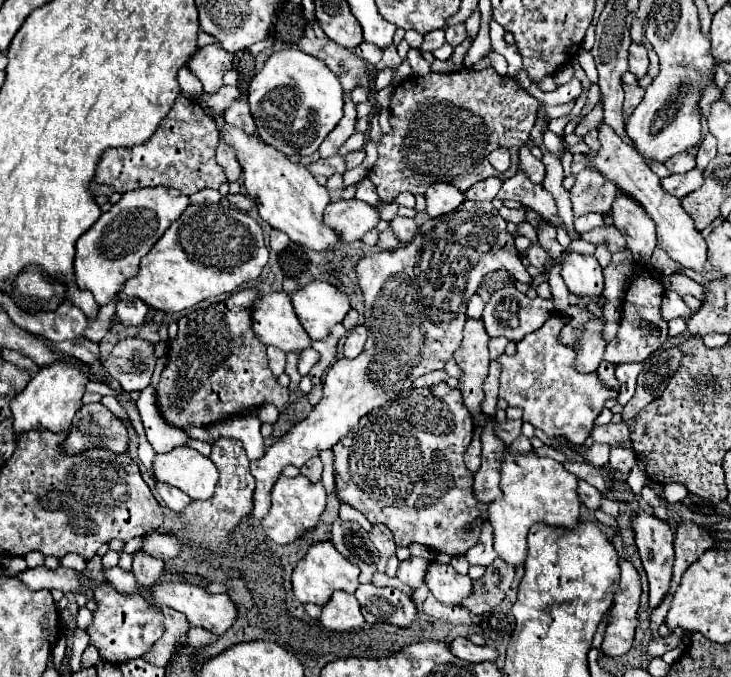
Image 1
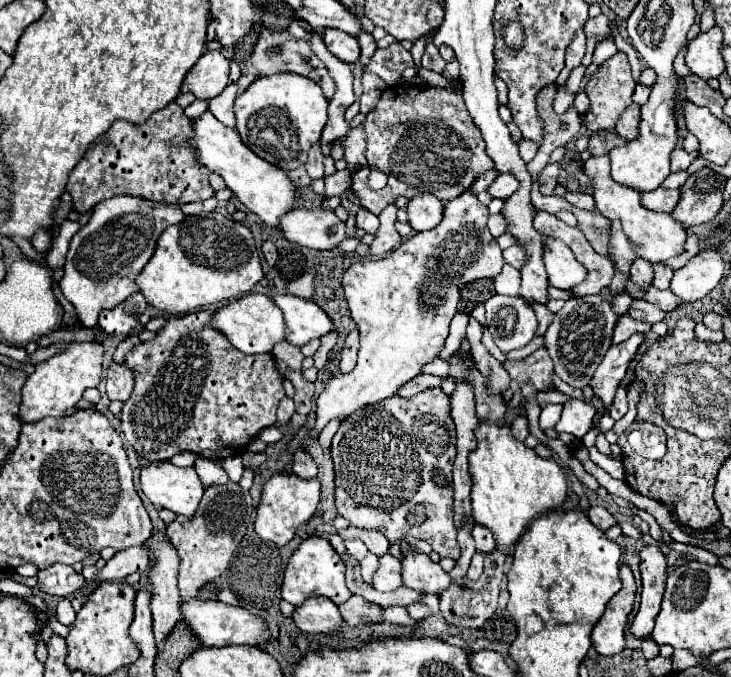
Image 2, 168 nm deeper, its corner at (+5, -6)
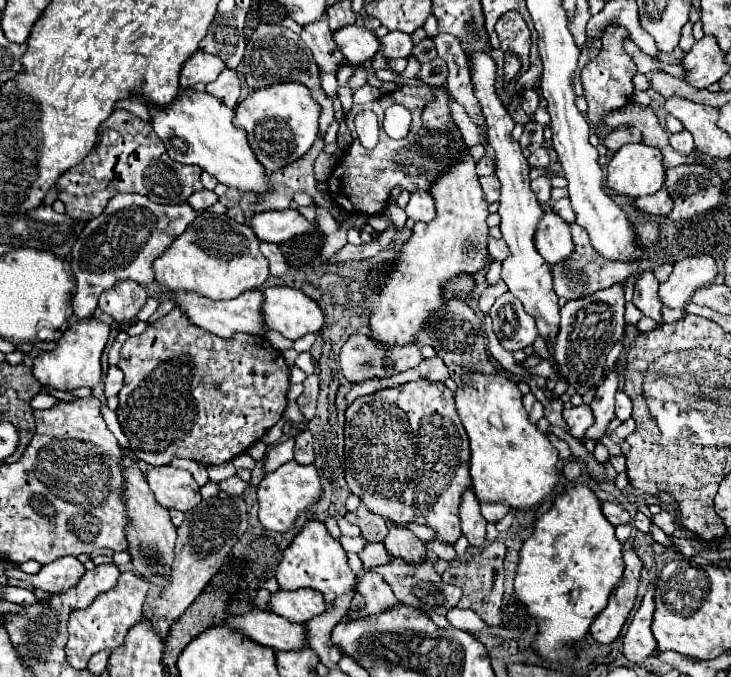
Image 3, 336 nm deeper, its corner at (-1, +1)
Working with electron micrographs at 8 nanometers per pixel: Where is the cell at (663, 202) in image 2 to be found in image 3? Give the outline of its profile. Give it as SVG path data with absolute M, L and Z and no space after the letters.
M661 188L655 194L637 198L633 204L639 212L643 212L647 216L667 216L673 210L673 198L669 198L669 196L671 196L669 190Z

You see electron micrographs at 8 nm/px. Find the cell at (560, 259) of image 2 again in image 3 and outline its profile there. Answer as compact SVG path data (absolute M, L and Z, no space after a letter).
M545 212L541 226L537 226L535 246L549 264L565 262L575 252L569 224L555 212Z

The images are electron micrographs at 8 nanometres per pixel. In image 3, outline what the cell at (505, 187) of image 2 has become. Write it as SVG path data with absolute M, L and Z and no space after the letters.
M491 174L491 176L481 178L479 182L481 182L481 188L485 190L487 202L497 202L499 196L501 196L501 182L499 182L499 178L495 174Z

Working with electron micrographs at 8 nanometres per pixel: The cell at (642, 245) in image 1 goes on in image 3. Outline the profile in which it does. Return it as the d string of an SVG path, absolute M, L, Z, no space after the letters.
M641 272L641 276L635 280L635 296L633 296L633 304L649 318L653 318L655 322L661 324L661 300L657 296L659 290L659 280L655 278L655 274L649 272Z

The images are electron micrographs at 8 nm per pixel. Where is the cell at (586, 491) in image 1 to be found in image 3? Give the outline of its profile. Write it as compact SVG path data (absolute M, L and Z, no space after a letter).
M603 502L601 504L603 508L603 514L605 518L613 524L613 526L619 526L619 524L627 524L629 522L629 514L625 510L621 510L619 504L613 504L613 502Z

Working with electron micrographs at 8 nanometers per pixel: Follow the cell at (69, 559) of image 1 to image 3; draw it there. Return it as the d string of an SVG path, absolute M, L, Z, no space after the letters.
M73 556L59 558L57 562L45 564L45 566L41 566L41 570L37 574L33 575L24 573L15 564L9 564L5 569L7 578L27 580L33 588L43 588L49 594L63 594L63 592L75 588L83 574L85 574L85 566Z

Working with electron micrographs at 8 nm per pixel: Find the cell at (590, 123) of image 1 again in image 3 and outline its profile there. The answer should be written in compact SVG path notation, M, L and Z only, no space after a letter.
M609 26L603 32L603 48L595 60L591 60L581 70L581 82L585 88L585 98L589 102L587 118L593 124L603 124L603 118L619 108L623 108L633 94L633 76L635 76L635 64L631 56L623 50L623 38L629 32L623 26Z

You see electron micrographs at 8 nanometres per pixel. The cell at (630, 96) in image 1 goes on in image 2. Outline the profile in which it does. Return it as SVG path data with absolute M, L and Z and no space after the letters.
M631 105L623 111L616 123L615 130L627 141L633 141L635 137L639 137L639 105L637 107Z

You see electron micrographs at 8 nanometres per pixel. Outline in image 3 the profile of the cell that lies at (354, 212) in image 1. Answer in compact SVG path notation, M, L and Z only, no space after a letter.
M269 210L255 214L251 220L251 228L263 242L287 242L293 236L301 236L319 228L315 220L307 220L299 210Z

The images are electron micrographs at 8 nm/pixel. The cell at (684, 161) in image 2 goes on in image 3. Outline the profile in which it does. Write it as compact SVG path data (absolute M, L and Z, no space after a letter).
M679 132L679 134L673 134L671 136L671 146L673 150L681 152L681 154L691 154L695 152L695 142L693 142L693 136L689 132Z

